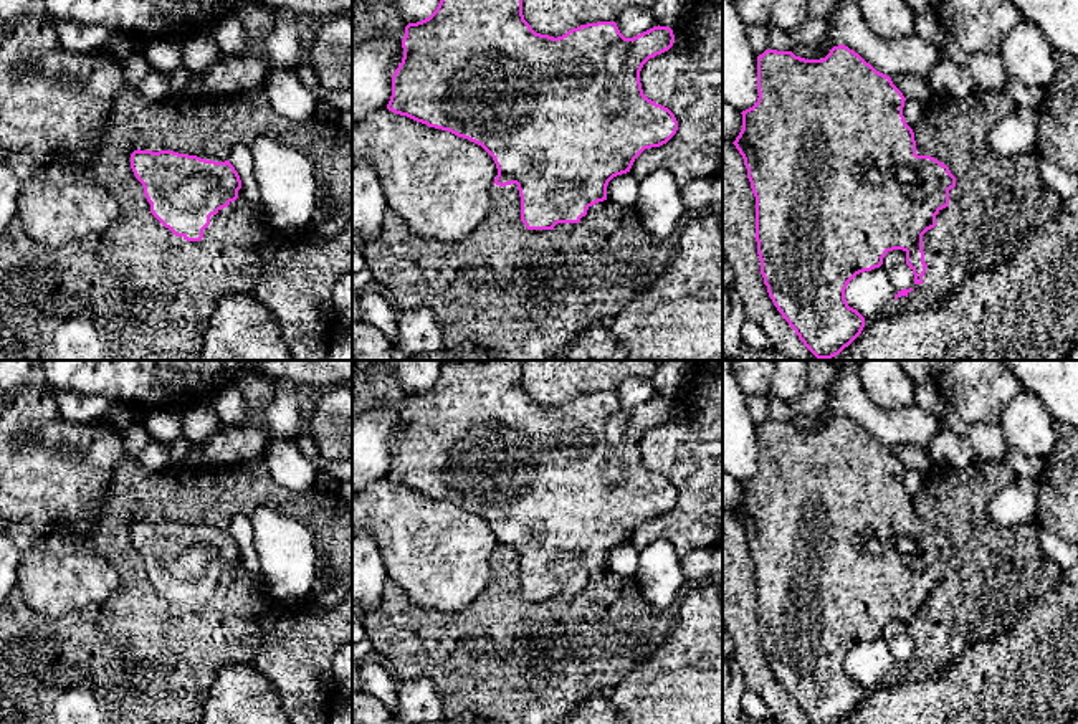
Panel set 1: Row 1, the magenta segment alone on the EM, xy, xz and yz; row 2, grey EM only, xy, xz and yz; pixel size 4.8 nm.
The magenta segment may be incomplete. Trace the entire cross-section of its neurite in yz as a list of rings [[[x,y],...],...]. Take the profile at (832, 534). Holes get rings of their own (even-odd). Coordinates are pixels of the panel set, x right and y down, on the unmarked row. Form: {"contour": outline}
{"contour": [[[845,415],[833,417],[822,430],[805,430],[795,426],[792,422],[766,420],[757,426],[757,463],[757,473],[741,483],[742,499],[732,514],[744,529],[747,549],[756,567],[754,608],[761,630],[761,645],[774,676],[795,701],[804,716],[812,724],[840,724],[865,698],[865,688],[856,679],[850,678],[845,669],[848,653],[860,643],[880,638],[888,622],[903,620],[906,623],[906,635],[913,640],[914,655],[923,655],[923,646],[928,638],[924,633],[923,605],[936,597],[936,585],[949,575],[949,560],[956,557],[956,547],[949,542],[949,537],[937,529],[916,524],[914,503],[903,486],[906,468],[893,455],[890,446],[876,441]]]}

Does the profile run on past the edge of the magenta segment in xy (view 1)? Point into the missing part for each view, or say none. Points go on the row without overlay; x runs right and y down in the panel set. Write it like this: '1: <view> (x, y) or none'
1: none

